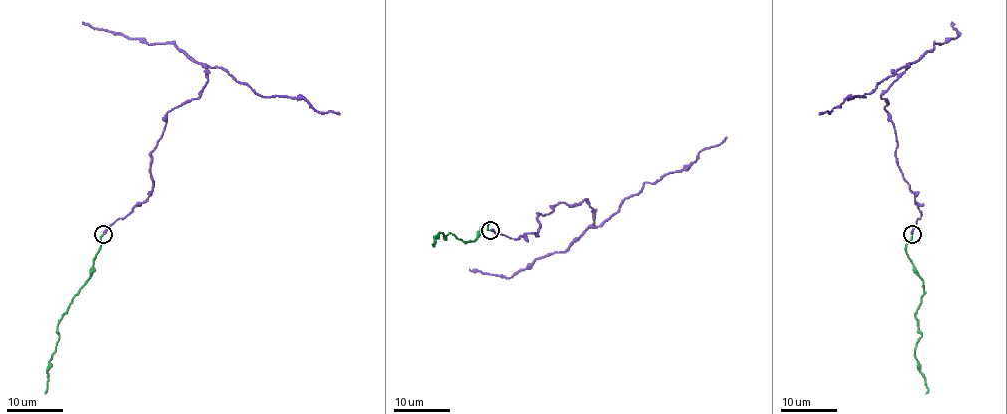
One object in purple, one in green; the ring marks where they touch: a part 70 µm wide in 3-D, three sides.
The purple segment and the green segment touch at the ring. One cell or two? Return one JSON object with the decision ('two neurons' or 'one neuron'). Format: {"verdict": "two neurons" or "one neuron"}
{"verdict": "two neurons"}

